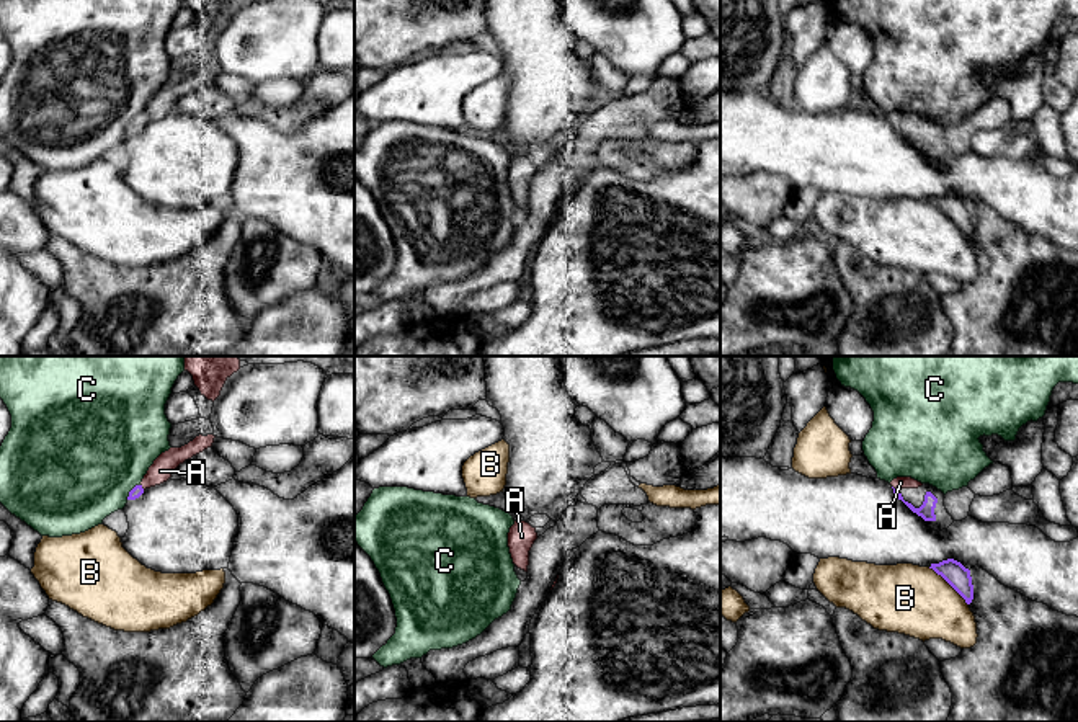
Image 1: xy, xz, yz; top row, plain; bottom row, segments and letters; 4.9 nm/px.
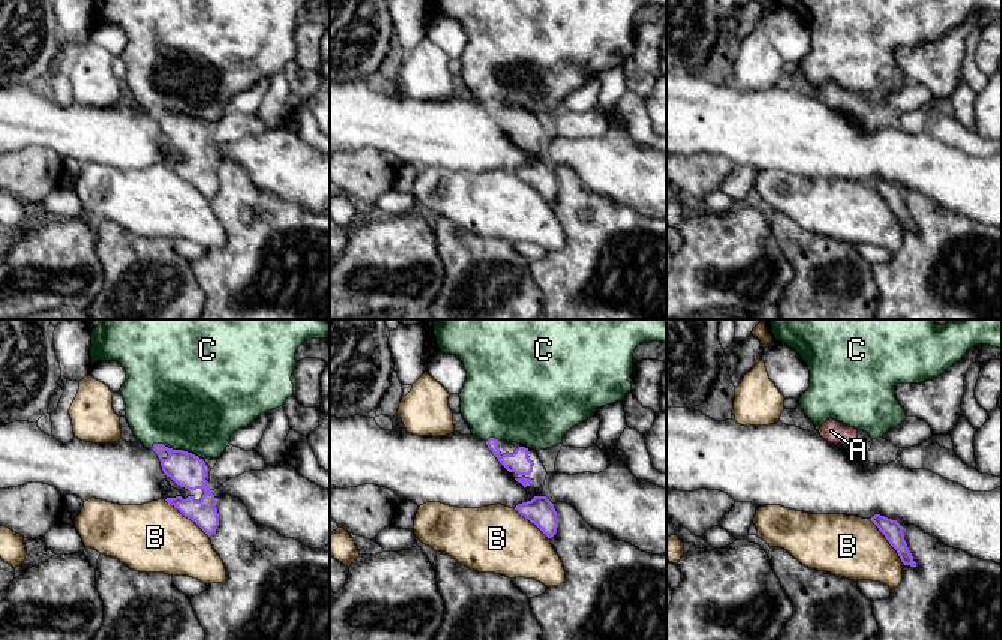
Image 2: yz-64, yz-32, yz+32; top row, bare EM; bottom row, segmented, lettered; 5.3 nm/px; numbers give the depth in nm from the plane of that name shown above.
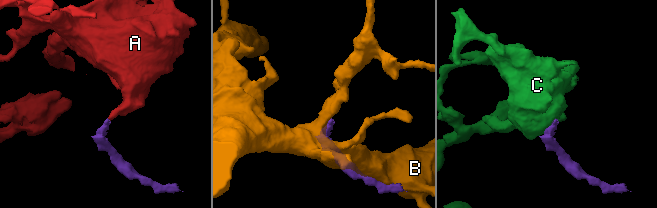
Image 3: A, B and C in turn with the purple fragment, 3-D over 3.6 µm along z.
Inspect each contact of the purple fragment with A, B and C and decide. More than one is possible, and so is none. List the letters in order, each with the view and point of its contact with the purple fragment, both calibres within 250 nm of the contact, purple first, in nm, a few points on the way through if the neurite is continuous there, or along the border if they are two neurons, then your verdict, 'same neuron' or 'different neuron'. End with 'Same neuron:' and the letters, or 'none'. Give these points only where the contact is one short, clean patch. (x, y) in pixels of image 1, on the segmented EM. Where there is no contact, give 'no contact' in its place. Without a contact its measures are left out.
A: meets purple in yz at (895, 489); 80 nm thick on the purple side, 60 nm on the other; runs through yz (926, 510), (913, 510), (895, 489), (900, 482); same neuron
B: meets purple in yz at (949, 583); 110 nm thick on the purple side, 340 nm on the other; different neuron
C: meets purple in xy at (131, 490); 60 nm thick on the purple side, 500 nm on the other; border along xy (139, 484), (126, 499); different neuron
Same neuron: A

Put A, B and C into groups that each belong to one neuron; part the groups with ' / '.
A / B / C

